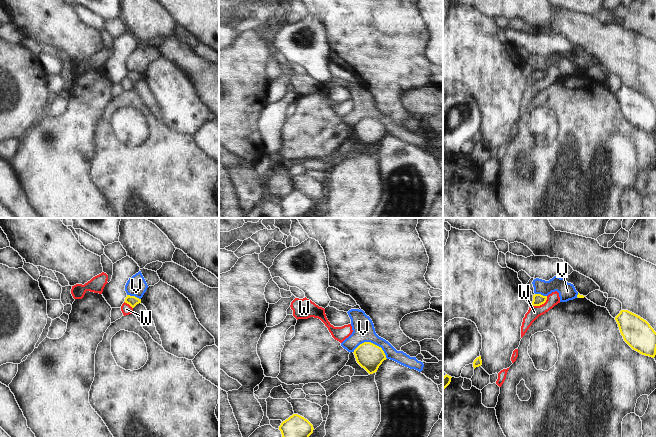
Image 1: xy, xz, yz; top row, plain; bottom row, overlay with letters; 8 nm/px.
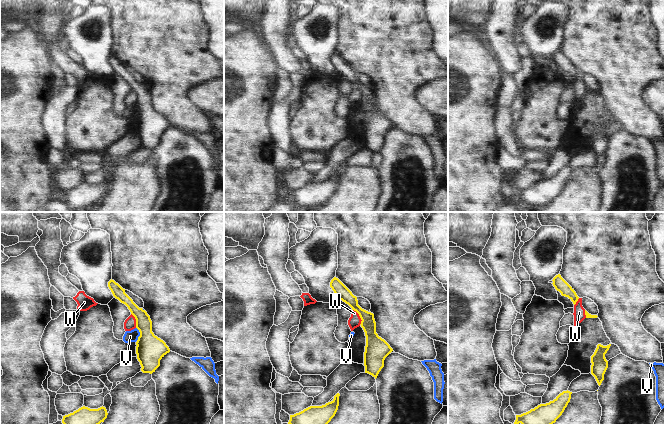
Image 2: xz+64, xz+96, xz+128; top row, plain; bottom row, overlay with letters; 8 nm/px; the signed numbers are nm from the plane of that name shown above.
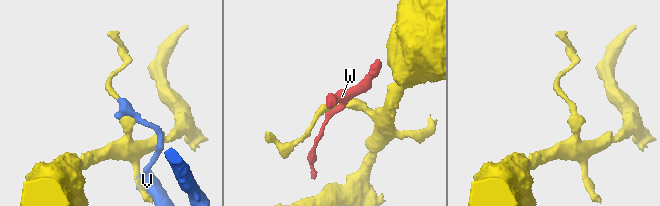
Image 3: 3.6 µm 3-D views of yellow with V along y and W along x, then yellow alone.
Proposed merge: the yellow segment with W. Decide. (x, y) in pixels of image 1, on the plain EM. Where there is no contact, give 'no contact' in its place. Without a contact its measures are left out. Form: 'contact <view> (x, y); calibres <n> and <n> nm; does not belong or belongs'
contact yz (541, 80); calibres 90 and 100 nm; does not belong

